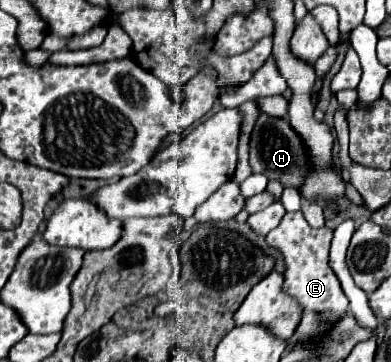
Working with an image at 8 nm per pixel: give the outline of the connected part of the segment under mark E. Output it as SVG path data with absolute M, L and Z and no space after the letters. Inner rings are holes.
M287 212L281 224L267 234L267 242L273 248L281 250L285 256L283 290L303 306L303 318L289 344L321 336L325 330L333 326L333 322L337 322L349 310L349 300L343 294L341 284L329 266L331 238L333 238L333 230L325 226L311 228L301 212Z

